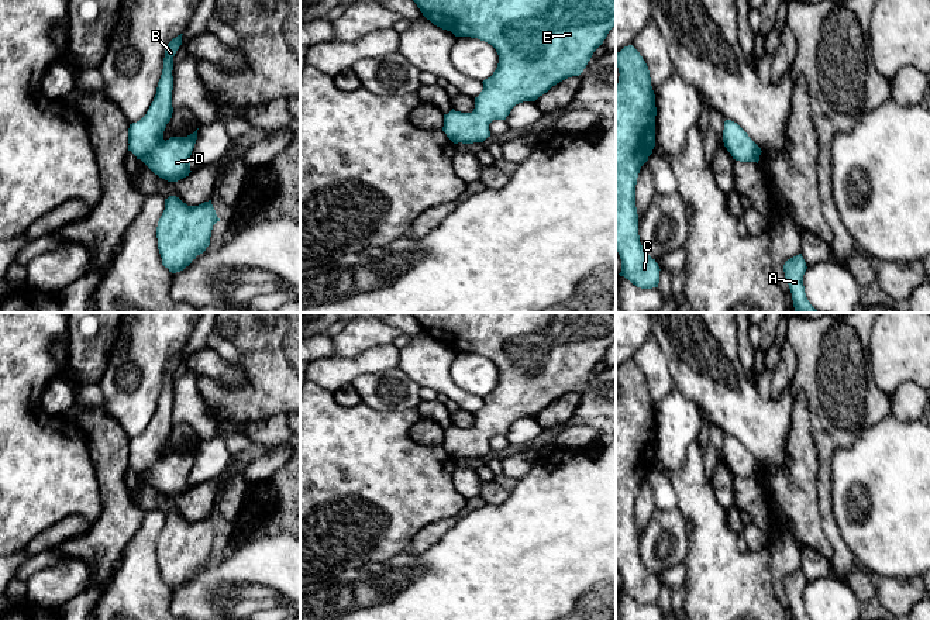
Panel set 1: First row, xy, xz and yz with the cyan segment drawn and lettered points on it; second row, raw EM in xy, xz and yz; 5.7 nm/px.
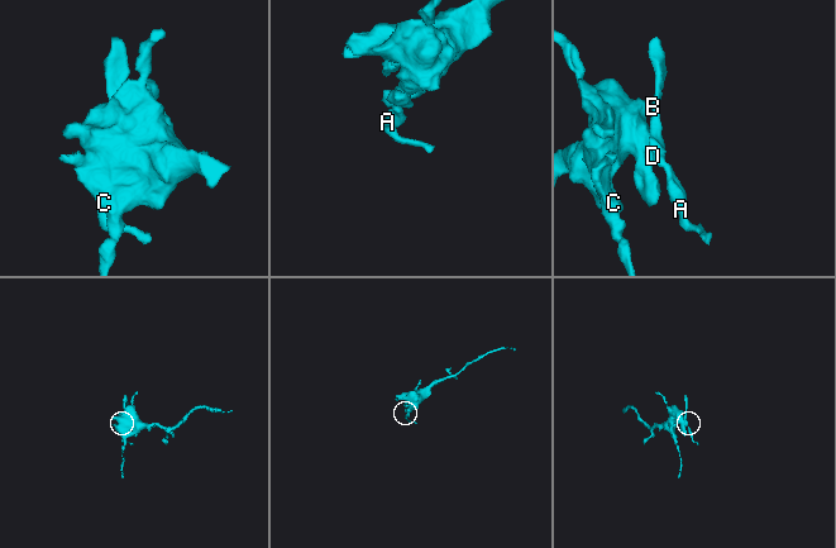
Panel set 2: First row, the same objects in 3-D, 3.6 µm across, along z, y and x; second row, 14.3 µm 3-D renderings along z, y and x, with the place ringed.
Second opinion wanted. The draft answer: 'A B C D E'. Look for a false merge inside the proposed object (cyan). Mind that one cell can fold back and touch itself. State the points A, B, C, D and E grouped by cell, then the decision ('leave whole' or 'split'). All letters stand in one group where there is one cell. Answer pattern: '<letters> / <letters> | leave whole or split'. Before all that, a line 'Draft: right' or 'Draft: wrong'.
Draft: right
A B C D E | leave whole

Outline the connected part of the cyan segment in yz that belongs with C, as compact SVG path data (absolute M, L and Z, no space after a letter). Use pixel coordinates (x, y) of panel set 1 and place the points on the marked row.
M633 45L616 54L616 66L620 73L616 85L616 251L621 259L619 275L637 287L652 289L658 287L661 269L640 242L636 185L641 166L655 147L655 94L648 66Z

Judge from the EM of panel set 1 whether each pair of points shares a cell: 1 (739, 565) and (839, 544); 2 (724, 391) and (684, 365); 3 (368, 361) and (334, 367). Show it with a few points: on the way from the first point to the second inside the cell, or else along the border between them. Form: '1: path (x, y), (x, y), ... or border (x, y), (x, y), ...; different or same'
1: border (819, 515), (822, 530), (833, 548), (832, 562); different
2: path (715, 381), (699, 365), (693, 365); same
3: path (360, 364), (343, 367); same

